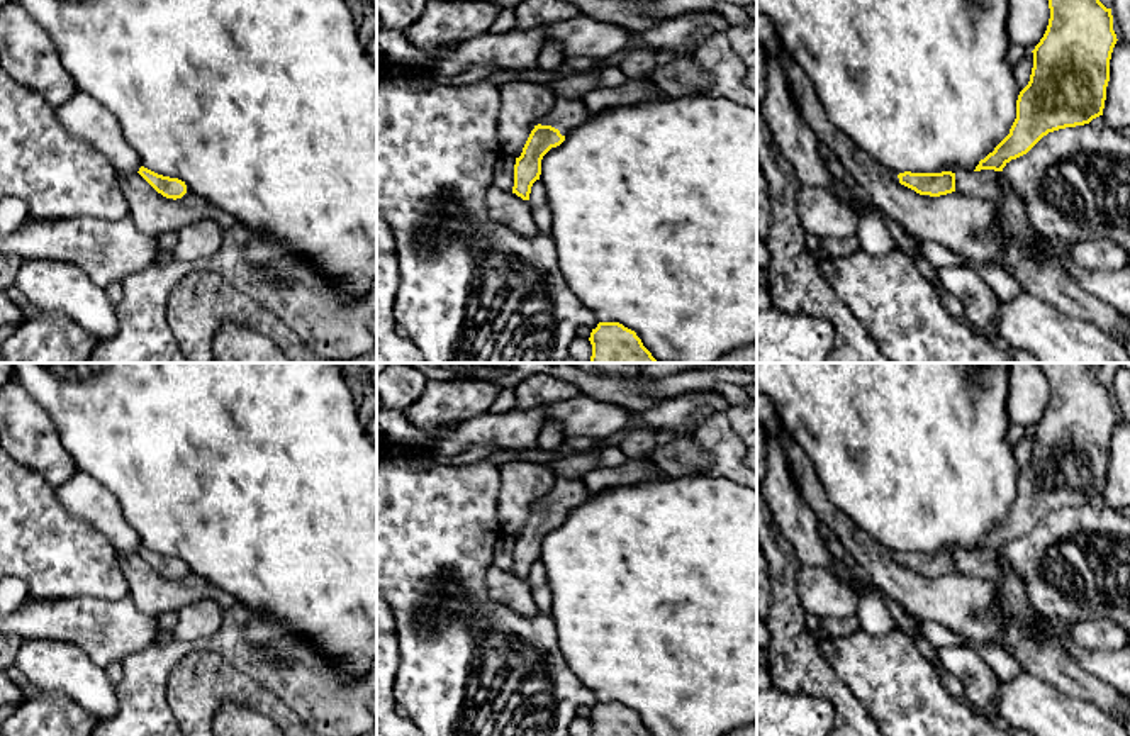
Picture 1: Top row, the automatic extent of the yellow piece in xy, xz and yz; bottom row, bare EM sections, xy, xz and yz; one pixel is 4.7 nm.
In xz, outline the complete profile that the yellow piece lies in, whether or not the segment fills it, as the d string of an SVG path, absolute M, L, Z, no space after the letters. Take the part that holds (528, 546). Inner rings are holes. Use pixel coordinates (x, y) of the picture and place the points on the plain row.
M555 473L553 490L534 505L521 536L516 538L512 573L529 580L531 566L541 555L543 536L560 526L565 516L584 504L587 497L589 490L584 480Z

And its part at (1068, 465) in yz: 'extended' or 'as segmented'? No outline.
as segmented

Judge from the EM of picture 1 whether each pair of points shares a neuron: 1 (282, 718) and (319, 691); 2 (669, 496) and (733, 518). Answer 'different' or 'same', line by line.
1: different
2: same

